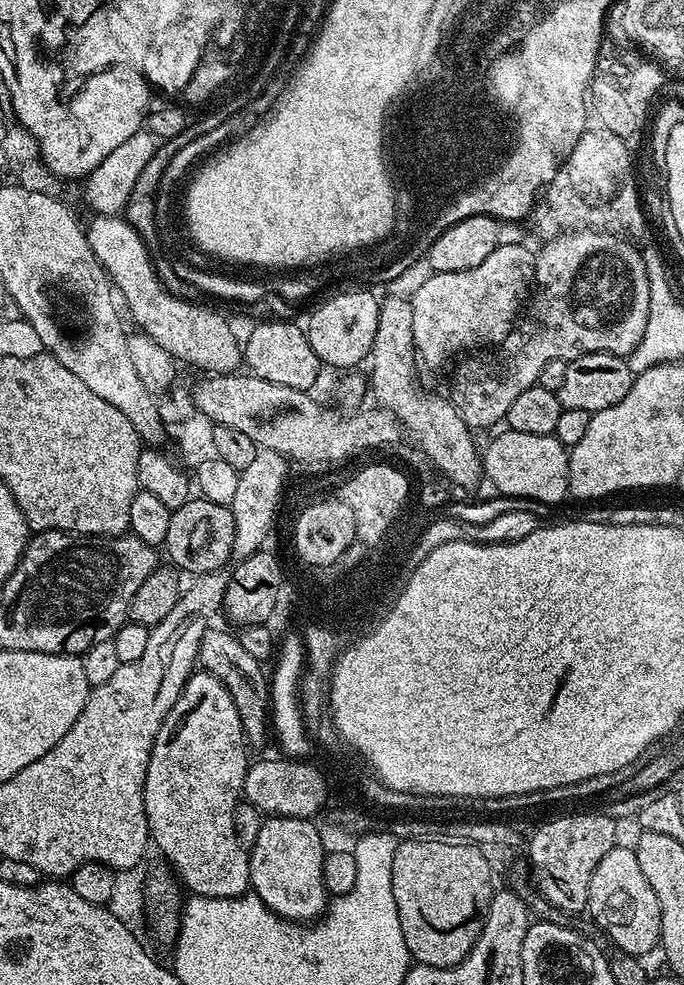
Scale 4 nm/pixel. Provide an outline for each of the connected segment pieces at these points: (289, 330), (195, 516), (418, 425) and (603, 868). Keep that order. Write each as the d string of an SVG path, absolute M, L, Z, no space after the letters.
M268 320L265 324L260 324L245 339L242 344L242 360L247 371L258 378L266 378L266 382L278 382L278 386L290 386L294 390L308 392L316 384L316 379L320 376L322 365L320 359L314 354L314 350L308 341L307 331L296 324L287 324L284 320Z
M201 496L188 499L182 506L173 509L170 516L169 533L166 534L163 547L166 550L171 565L179 571L186 571L190 576L202 573L217 572L223 569L227 560L231 559L234 538L234 520L231 509L224 504L214 504Z
M388 296L380 300L380 313L378 314L378 334L374 334L374 346L370 357L372 364L372 380L370 376L370 392L376 395L375 403L381 408L392 411L397 416L407 435L416 439L416 444L432 459L437 473L445 480L456 484L460 488L472 488L482 480L482 456L476 452L476 440L473 429L460 417L458 410L453 406L451 399L435 396L432 392L423 392L416 381L416 368L418 357L414 346L414 310L411 299L405 296Z
M614 847L602 862L598 862L598 870L594 870L594 878L590 878L590 898L586 905L587 915L596 919L596 924L616 943L619 951L637 958L644 958L647 952L657 951L660 943L660 907L654 889L642 874L642 866L638 866L635 851L630 848Z

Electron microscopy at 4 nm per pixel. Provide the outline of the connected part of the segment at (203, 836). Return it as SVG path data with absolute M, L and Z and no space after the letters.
M193 671L184 693L174 702L170 714L166 714L154 738L144 783L144 809L151 843L172 863L171 871L193 896L234 898L249 891L249 849L241 846L234 830L234 810L241 803L250 763L247 750L242 720L226 686L210 672Z

